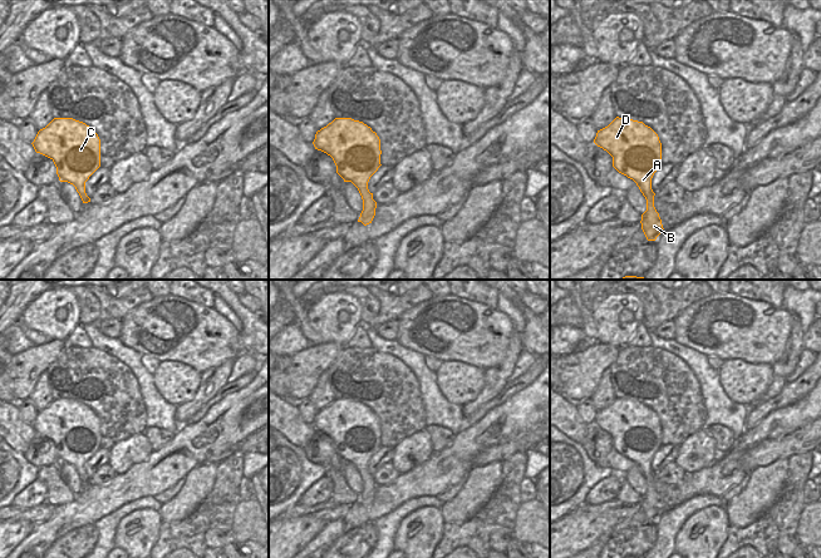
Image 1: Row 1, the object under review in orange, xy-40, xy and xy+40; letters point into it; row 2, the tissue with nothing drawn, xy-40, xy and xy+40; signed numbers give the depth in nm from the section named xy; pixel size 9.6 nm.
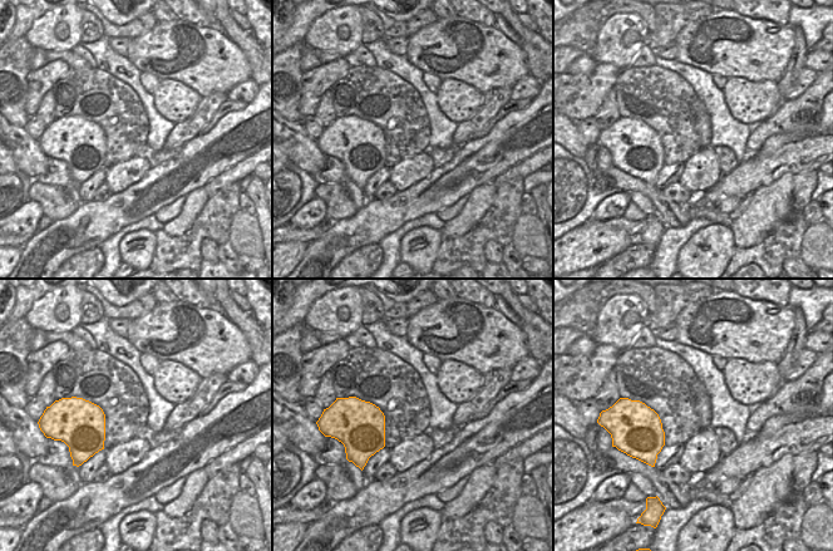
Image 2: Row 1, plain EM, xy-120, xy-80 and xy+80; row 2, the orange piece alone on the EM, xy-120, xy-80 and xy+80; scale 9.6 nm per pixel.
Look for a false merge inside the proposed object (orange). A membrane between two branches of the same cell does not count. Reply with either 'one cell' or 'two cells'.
one cell

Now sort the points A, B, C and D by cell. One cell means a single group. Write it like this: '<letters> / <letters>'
A B C D

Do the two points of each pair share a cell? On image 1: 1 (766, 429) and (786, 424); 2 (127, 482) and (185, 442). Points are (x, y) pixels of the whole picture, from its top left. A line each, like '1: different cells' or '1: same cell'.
1: same cell
2: same cell

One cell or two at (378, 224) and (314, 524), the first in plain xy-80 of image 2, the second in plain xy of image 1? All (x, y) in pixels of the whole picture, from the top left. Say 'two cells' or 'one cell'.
two cells

